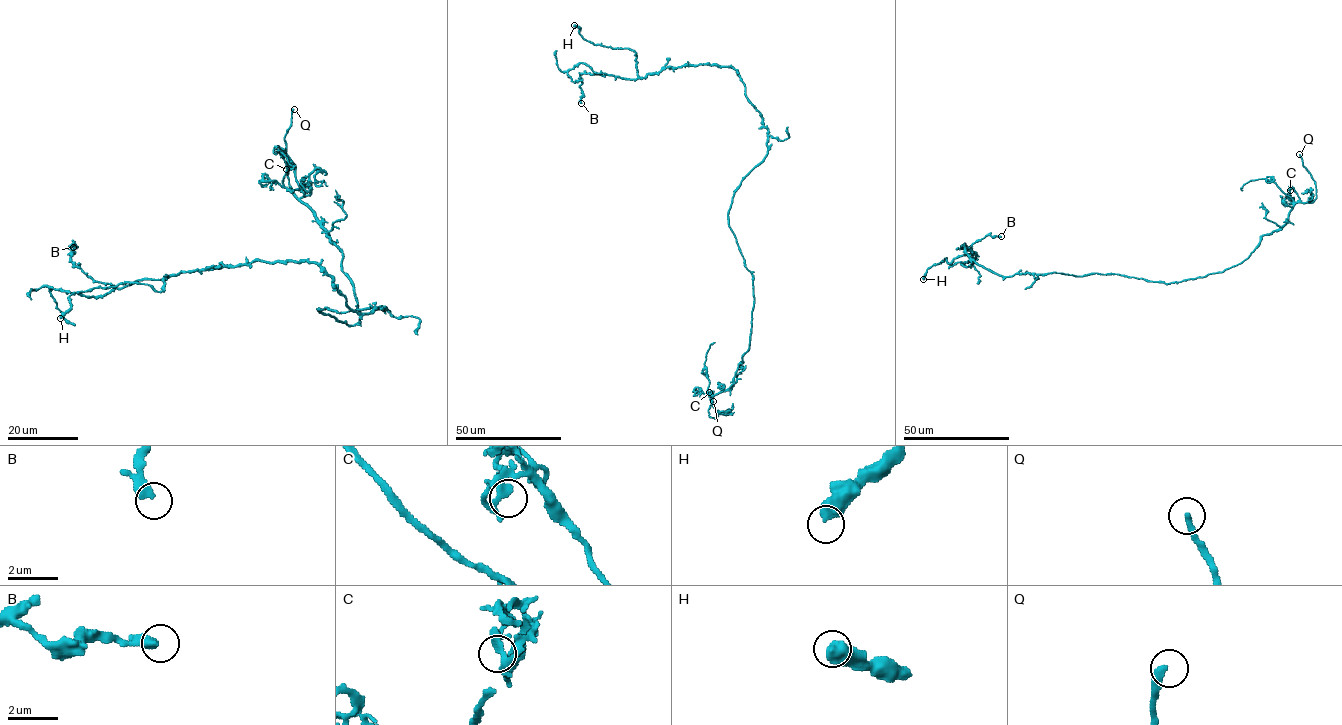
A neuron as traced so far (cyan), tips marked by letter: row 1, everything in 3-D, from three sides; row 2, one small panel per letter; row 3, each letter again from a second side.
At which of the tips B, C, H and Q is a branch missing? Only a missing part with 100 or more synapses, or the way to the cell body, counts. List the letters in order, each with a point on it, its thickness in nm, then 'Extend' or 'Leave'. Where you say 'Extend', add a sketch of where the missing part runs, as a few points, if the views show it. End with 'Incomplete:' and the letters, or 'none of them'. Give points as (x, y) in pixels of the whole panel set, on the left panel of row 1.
B: Place: (73, 247). Thickness 420 nm. Leave
C: Place: (286, 169). Thickness 240 nm. Leave
H: Place: (60, 318). Thickness 550 nm. Leave
Q: Place: (294, 109). Thickness 280 nm. Extend. Course of what is missing: (294, 109), (307, 64), (313, 62)
Incomplete: Q

